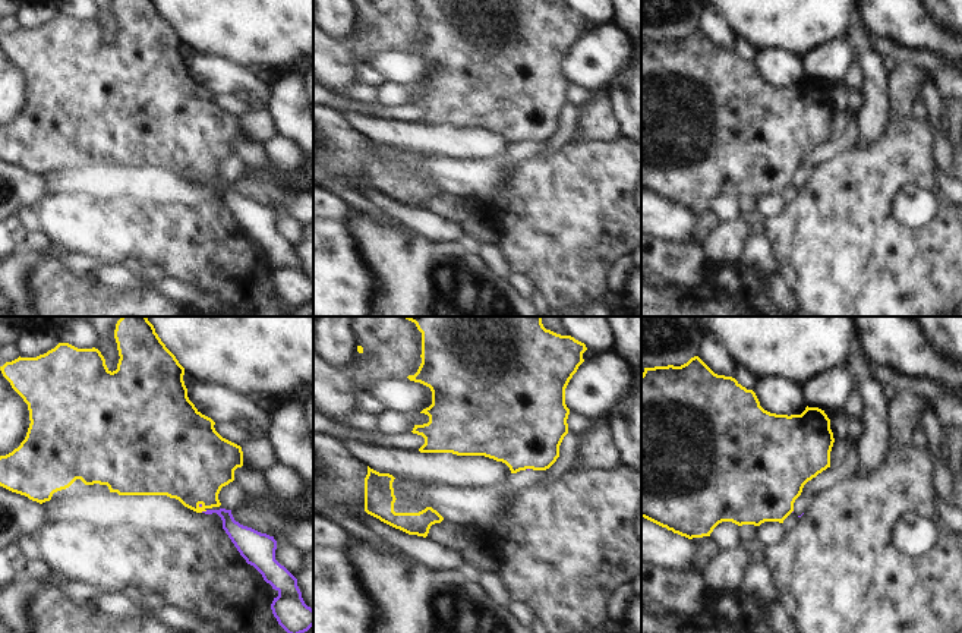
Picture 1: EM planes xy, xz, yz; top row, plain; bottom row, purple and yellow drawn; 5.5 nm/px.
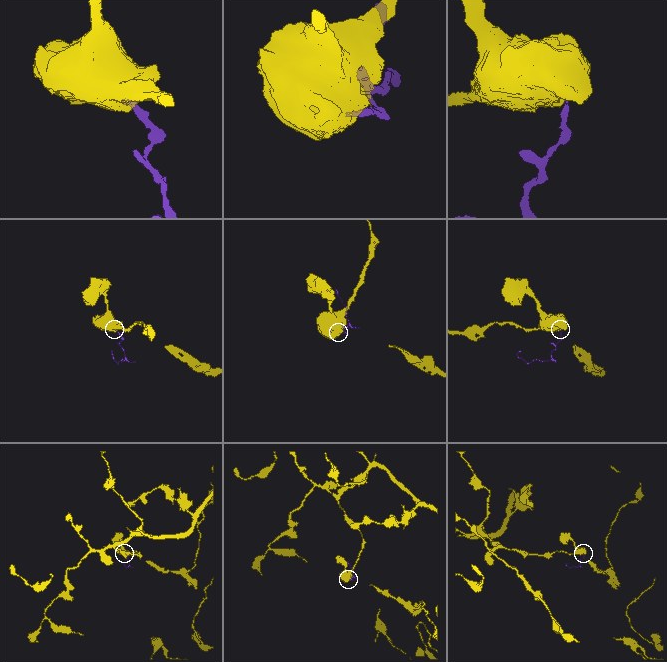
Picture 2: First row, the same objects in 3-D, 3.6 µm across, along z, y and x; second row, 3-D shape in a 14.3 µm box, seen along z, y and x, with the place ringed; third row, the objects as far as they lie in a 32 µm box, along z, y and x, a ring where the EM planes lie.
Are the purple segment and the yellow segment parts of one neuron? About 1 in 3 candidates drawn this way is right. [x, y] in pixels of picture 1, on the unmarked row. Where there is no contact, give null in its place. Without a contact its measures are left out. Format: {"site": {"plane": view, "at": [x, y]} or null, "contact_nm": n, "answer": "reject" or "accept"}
{"site": {"plane": "xy", "at": [204, 183]}, "contact_nm": 40, "answer": "reject"}

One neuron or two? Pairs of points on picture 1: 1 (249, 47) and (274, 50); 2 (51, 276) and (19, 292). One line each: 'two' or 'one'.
1: one
2: two

